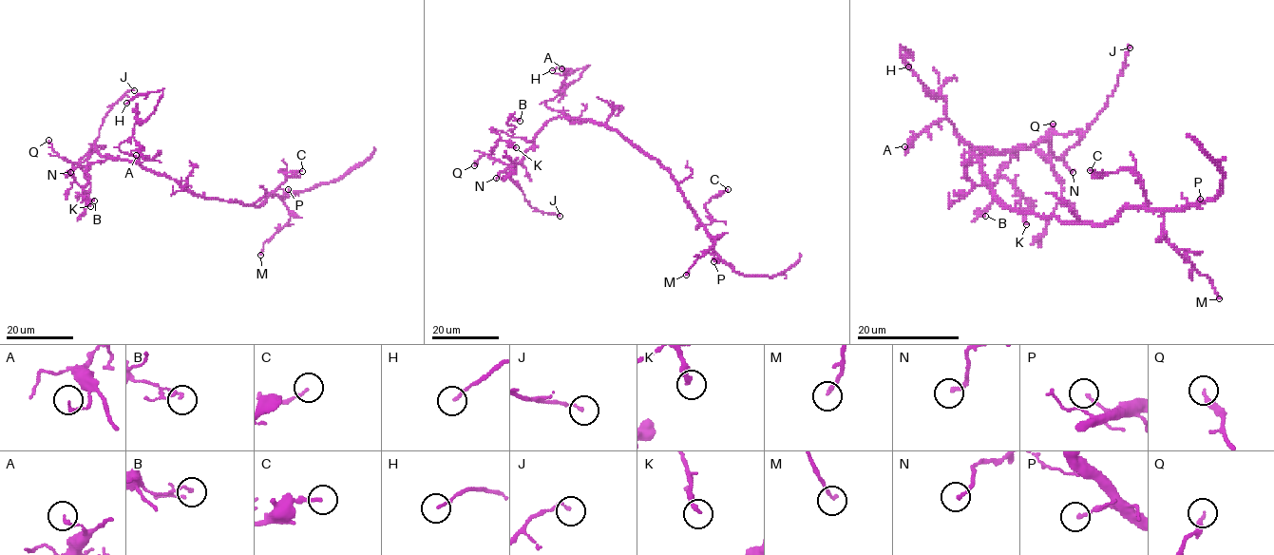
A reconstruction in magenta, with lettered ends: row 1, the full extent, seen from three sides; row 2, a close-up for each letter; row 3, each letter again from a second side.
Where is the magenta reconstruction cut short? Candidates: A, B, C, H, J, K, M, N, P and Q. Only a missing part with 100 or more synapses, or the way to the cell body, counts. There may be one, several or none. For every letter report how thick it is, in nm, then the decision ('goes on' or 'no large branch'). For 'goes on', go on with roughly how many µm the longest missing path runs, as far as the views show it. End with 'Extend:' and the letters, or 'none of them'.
A: 140 nm | no large branch
B: 110 nm | no large branch
C: 130 nm | no large branch
H: 120 nm | no large branch
J: 120 nm | no large branch
K: 240 nm | no large branch
M: 150 nm | no large branch
N: 160 nm | no large branch
P: 150 nm | no large branch
Q: 240 nm | no large branch
Extend: none of them

